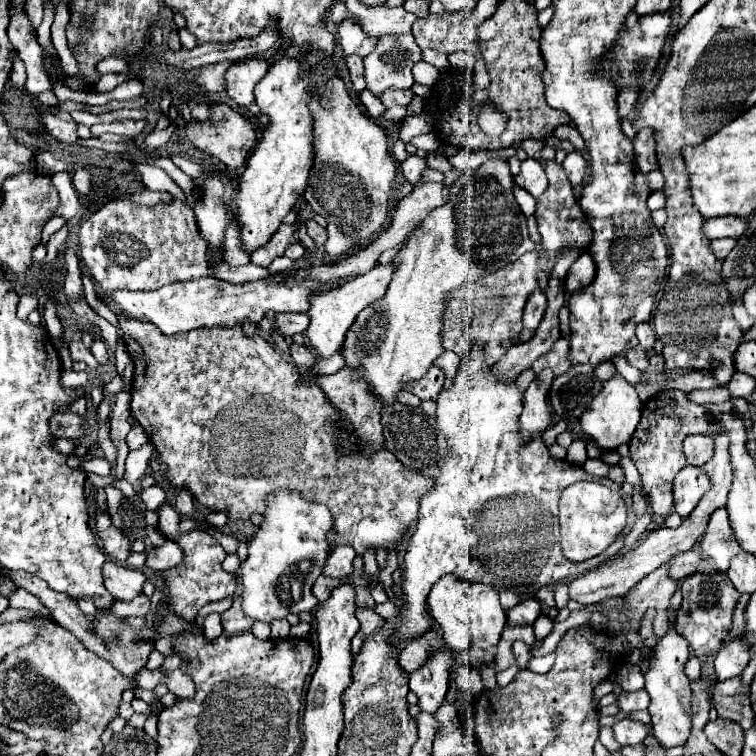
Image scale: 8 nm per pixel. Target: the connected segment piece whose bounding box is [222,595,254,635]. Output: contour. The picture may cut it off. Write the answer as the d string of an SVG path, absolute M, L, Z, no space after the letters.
M236 595L234 597L234 605L222 613L222 625L224 631L228 635L238 635L238 633L246 633L252 629L254 619L250 619L244 611L242 611L242 597Z

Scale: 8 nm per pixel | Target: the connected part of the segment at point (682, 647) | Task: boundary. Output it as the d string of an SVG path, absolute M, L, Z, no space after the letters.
M668 631L664 639L660 639L654 647L654 655L650 659L650 671L646 673L646 691L650 695L650 715L652 715L652 725L654 725L654 737L662 747L678 747L686 745L690 729L692 729L692 719L690 719L690 681L684 673L684 663L688 661L688 647L686 641L676 635L676 631Z

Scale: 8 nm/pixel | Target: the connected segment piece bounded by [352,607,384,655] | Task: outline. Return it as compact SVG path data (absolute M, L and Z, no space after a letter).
M358 607L358 609L356 609L356 617L360 619L362 627L360 627L360 631L356 633L356 637L352 639L352 653L354 653L354 655L360 651L364 639L384 623L384 617L380 617L380 615L378 615L374 609L370 609L370 607Z

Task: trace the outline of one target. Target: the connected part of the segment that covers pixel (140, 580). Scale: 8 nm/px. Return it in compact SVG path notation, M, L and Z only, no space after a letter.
M106 561L102 565L102 575L104 585L110 591L110 595L114 595L114 599L134 599L142 593L142 585L146 583L142 571L128 569L114 561Z

